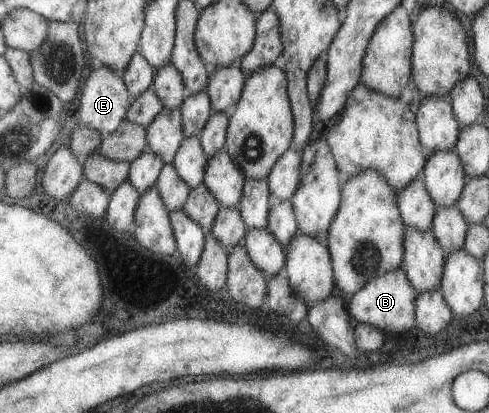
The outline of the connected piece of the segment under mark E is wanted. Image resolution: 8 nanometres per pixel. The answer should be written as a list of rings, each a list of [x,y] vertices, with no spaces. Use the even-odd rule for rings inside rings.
[[[95,64],[81,89],[80,103],[76,110],[78,122],[97,130],[101,136],[111,133],[125,118],[126,111],[132,101],[131,94],[124,86],[120,73],[109,66]]]

